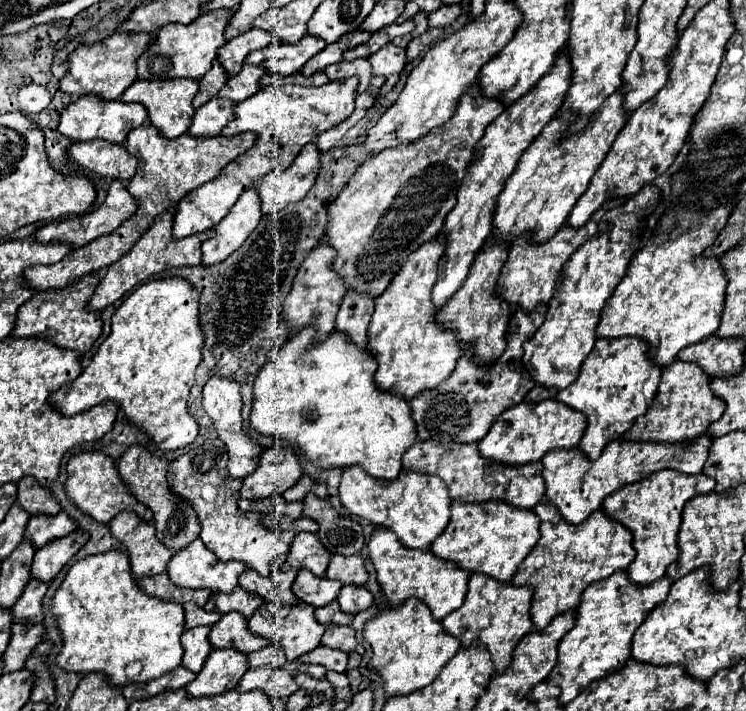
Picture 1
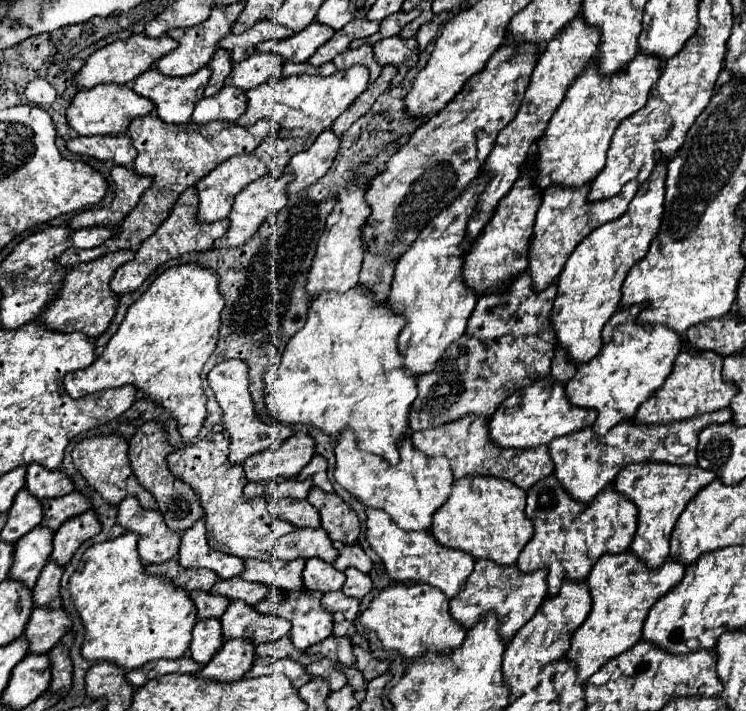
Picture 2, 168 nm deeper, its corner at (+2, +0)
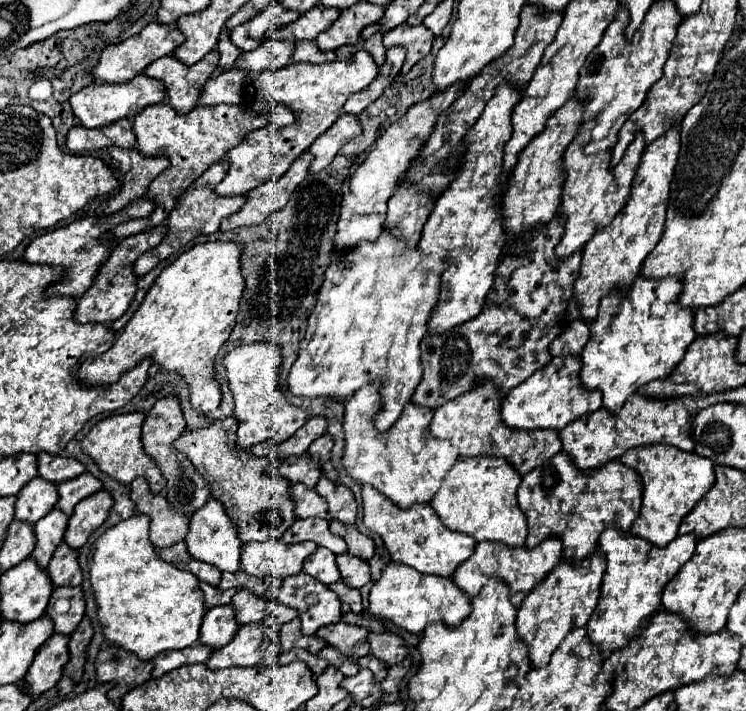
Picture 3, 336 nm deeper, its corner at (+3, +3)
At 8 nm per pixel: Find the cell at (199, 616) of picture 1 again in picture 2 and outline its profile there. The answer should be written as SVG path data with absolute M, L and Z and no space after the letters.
M203 590L191 592L191 598L195 602L197 616L201 620L205 620L205 618L221 618L227 604L229 604L229 600L225 596L215 596L215 594L209 594L209 592L203 592Z

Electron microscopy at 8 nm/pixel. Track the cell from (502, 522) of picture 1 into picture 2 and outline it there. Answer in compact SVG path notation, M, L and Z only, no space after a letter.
M465 476L453 482L453 492L443 506L437 508L431 524L433 536L447 548L457 548L469 552L473 558L487 558L501 566L509 566L517 562L519 552L523 550L525 542L533 536L533 526L525 516L525 492L519 490L513 482L499 480L493 476Z

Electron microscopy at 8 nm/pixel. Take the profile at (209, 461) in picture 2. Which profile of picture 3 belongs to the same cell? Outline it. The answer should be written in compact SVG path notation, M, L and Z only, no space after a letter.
M234 417L214 421L210 427L182 433L182 437L174 441L174 449L190 457L196 471L208 483L212 497L224 505L244 545L254 541L268 541L270 537L282 537L284 531L296 521L288 495L290 485L282 477L268 477L264 473L270 465L278 467L280 461L272 457L254 457L252 453L238 449L234 445L236 427L238 421Z

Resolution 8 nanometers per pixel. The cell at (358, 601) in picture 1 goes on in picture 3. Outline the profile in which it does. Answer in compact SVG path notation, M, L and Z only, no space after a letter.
M342 553L342 555L336 557L336 563L338 563L338 569L342 573L342 581L348 587L360 589L362 585L366 585L370 581L370 569L368 569L364 559L358 559L358 557L352 557L348 553Z

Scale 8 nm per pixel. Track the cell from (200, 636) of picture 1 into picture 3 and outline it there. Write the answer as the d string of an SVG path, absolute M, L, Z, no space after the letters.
M232 605L212 607L206 611L206 615L202 619L198 641L206 647L220 649L234 637L236 631L238 631L238 623L234 619Z

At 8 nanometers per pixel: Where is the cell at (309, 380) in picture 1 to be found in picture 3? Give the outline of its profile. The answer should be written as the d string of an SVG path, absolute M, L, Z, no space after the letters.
M382 231L376 243L360 243L354 249L356 251L352 253L334 257L328 265L316 307L308 317L306 335L300 341L300 351L286 383L292 395L300 395L304 399L328 397L338 403L348 401L366 383L378 383L380 411L374 415L374 425L378 433L386 433L400 417L422 379L420 339L426 333L430 311L438 301L440 273L446 269L446 263L436 255L422 257L418 247L406 251L404 241L398 239L394 231Z

